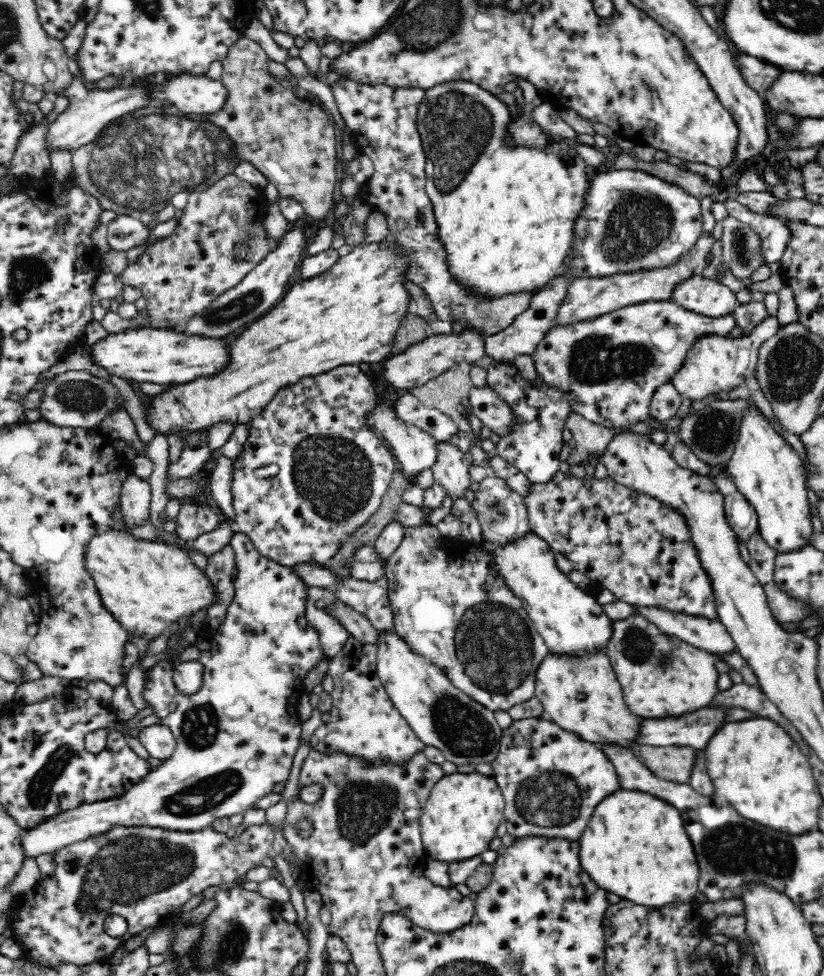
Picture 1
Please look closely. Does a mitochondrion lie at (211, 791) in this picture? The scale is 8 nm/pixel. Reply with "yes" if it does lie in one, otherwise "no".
yes

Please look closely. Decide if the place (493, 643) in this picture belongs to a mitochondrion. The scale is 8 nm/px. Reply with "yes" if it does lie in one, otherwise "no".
yes

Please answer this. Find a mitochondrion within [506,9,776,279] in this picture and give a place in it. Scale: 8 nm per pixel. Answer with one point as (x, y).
(640, 224)

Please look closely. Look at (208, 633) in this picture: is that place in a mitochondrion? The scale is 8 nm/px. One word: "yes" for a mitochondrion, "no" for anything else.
no

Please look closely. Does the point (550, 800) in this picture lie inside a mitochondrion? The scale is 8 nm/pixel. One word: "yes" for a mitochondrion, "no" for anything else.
yes

